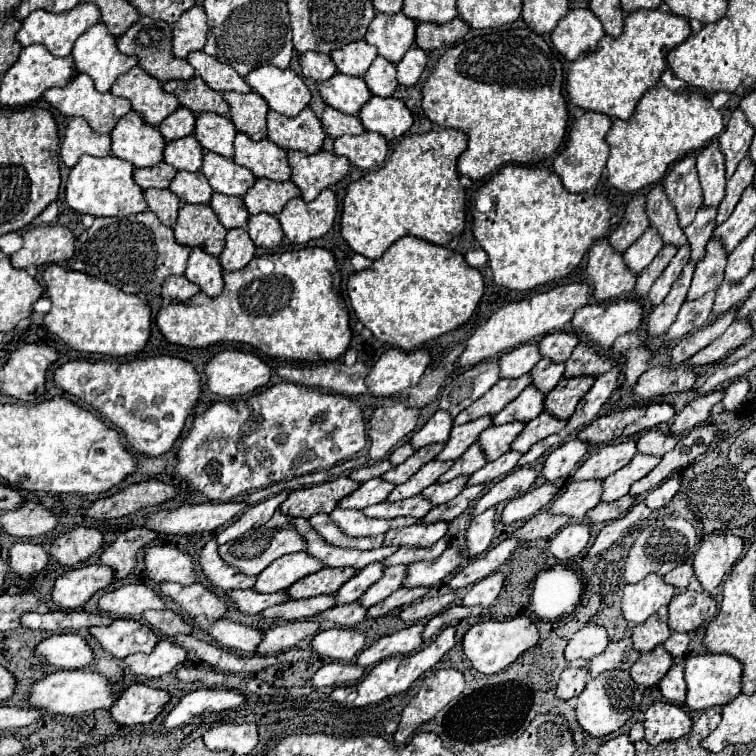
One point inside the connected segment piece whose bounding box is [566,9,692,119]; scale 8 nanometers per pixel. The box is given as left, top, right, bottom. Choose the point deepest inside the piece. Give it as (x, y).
(612, 79)

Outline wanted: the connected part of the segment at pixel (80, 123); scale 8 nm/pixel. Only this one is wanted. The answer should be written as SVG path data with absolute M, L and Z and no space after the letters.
M72 119L66 127L62 145L60 145L60 157L68 167L74 167L78 159L88 153L94 157L106 157L110 155L110 135L100 135L88 127L86 119Z

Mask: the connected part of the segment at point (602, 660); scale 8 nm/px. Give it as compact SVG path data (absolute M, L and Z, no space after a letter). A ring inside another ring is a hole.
M630 639L610 641L604 653L596 655L590 661L590 675L600 675L608 669L630 669L630 665L640 657L640 653L632 647Z

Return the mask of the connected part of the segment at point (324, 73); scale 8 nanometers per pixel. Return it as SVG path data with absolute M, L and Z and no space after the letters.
M308 51L300 57L302 75L312 81L326 81L336 73L336 65L332 63L332 57L326 53Z

